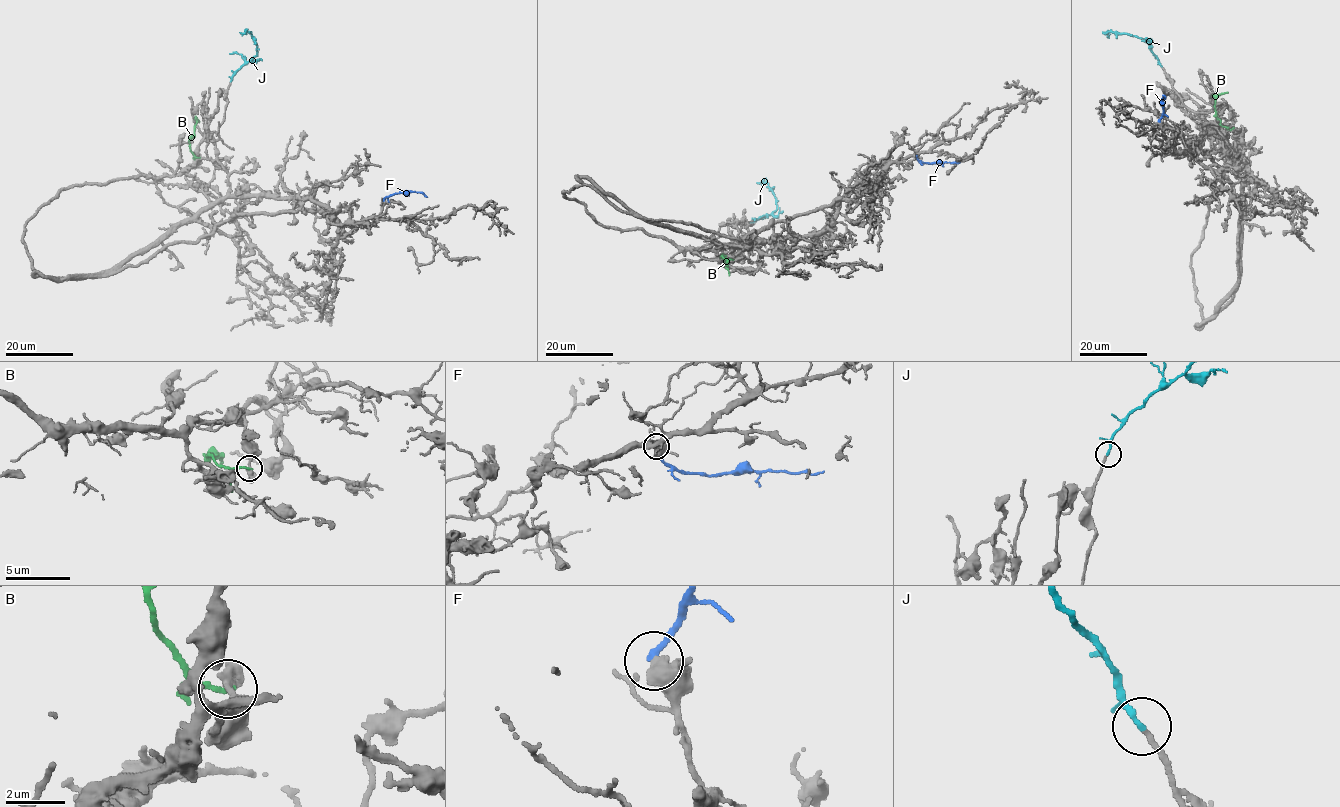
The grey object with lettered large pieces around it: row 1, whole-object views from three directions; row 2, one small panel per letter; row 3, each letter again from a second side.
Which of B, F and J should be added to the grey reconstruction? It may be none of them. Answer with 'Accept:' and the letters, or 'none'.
Accept: J

